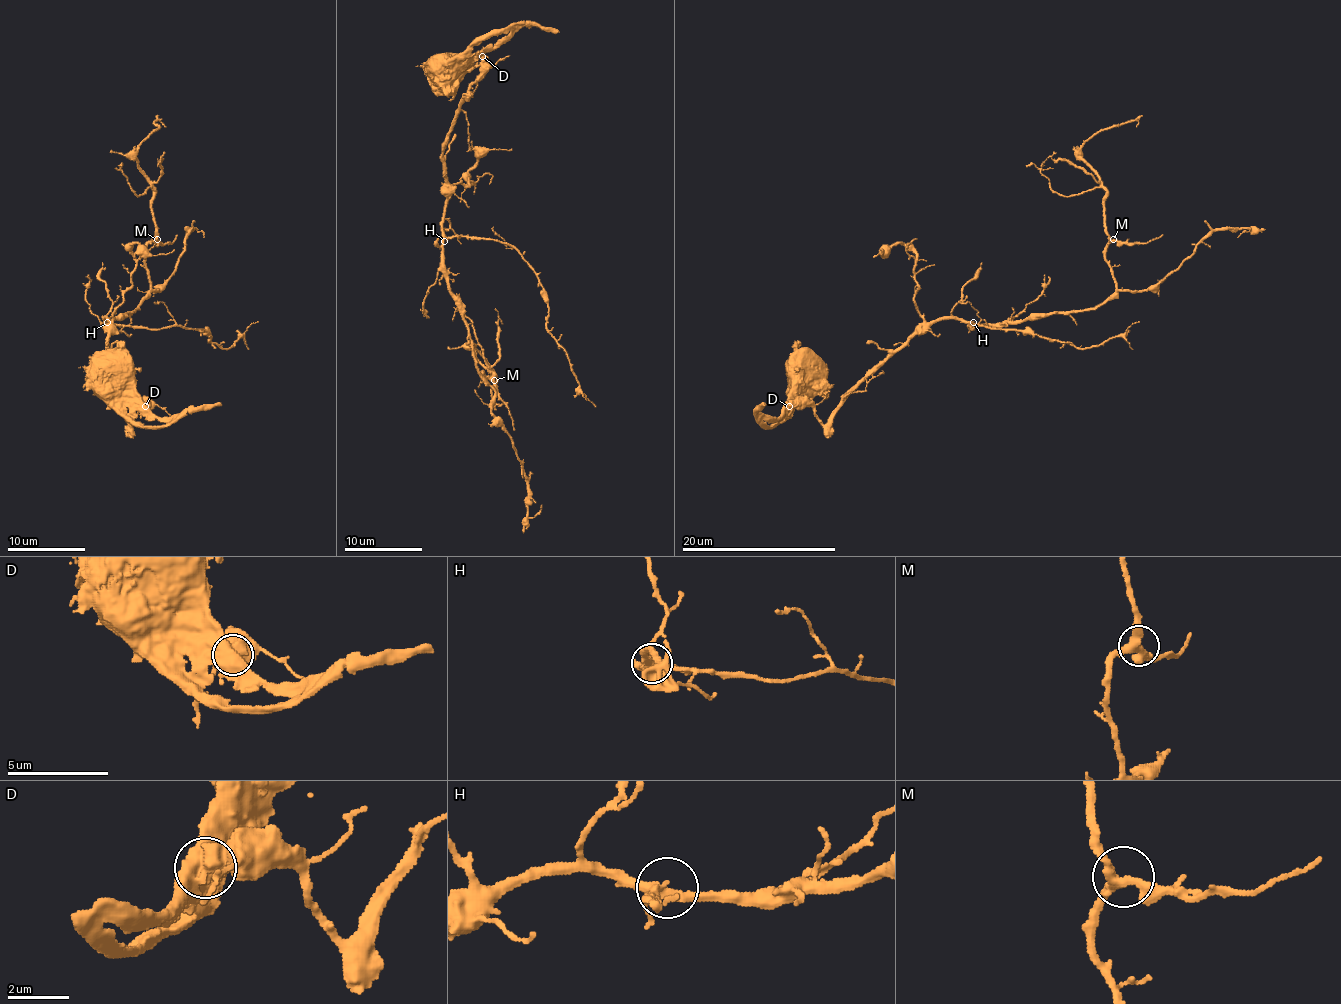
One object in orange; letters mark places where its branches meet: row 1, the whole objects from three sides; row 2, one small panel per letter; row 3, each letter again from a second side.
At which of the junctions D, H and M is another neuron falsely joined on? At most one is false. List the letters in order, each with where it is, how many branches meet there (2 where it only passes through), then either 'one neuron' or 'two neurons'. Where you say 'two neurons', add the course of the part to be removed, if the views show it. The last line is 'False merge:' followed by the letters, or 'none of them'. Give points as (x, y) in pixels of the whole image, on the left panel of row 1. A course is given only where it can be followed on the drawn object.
D: place (145, 406); branches 3; two neurons; course (145, 406), (130, 425), (105, 363), (107, 319), (149, 292), (153, 187), (136, 156), (157, 121), (167, 127)
H: place (107, 322); branches 3; one neuron
M: place (157, 239); branches 3; one neuron
False merge: D

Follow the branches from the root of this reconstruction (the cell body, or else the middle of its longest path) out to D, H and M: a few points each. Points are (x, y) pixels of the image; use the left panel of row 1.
D: (110, 373), (145, 406)
H: (110, 373), (143, 404), (130, 425), (126, 421), (118, 388), (105, 363), (108, 324), (105, 319), (107, 322)
M: (110, 373), (143, 404), (130, 425), (105, 363), (105, 319), (130, 313), (149, 292), (145, 247), (157, 239)

